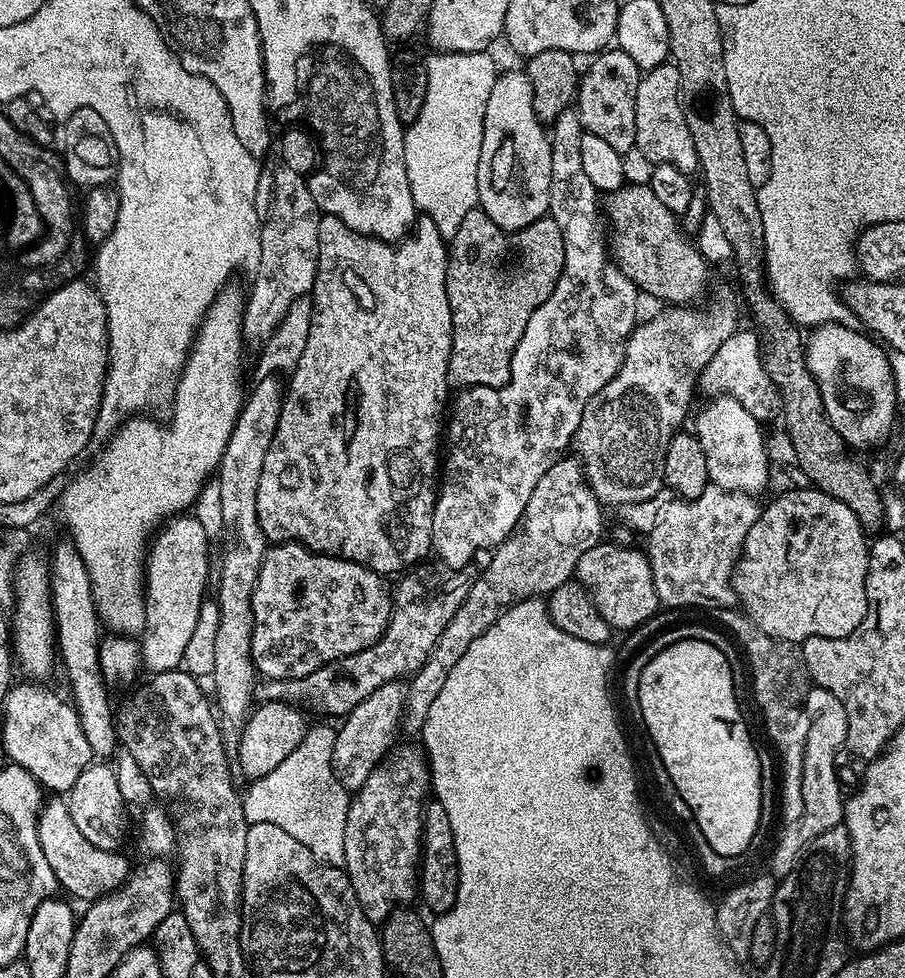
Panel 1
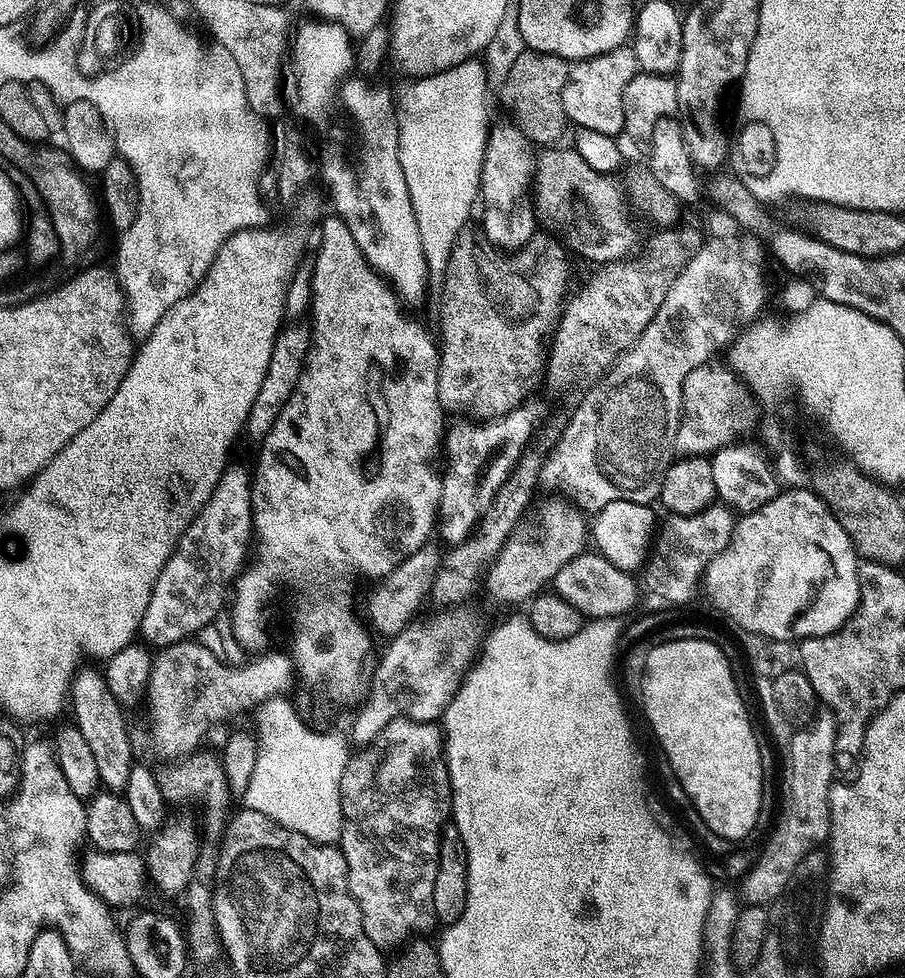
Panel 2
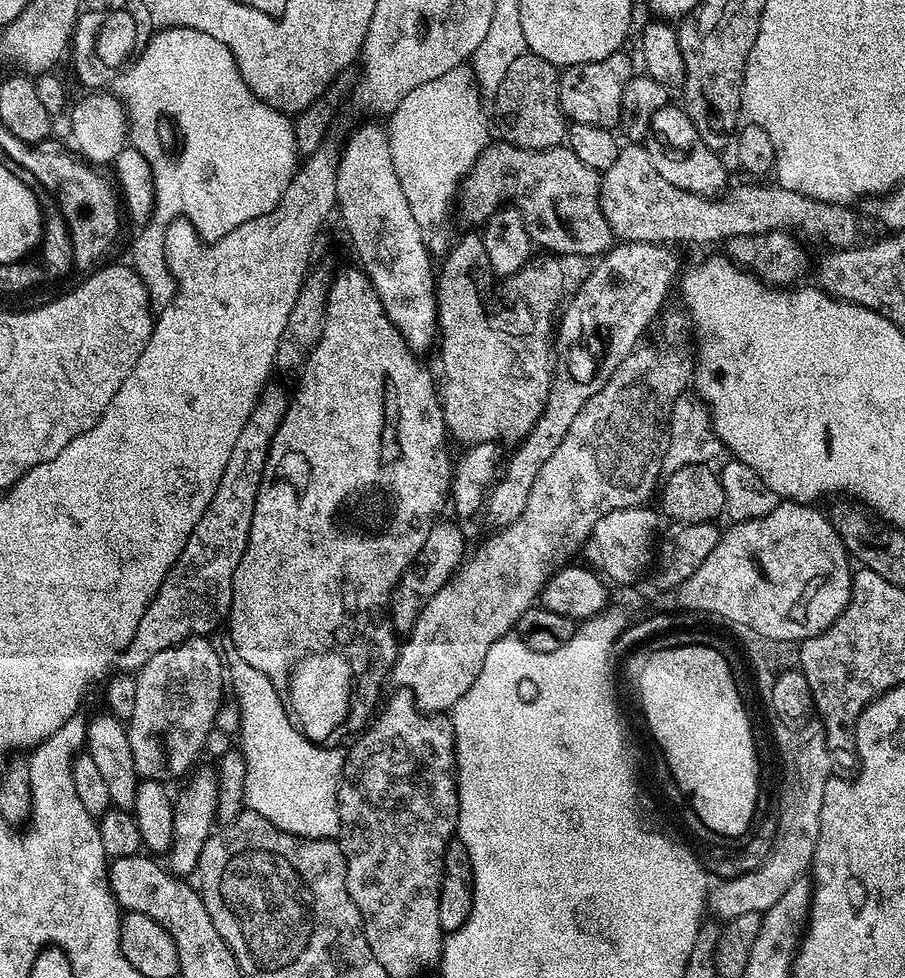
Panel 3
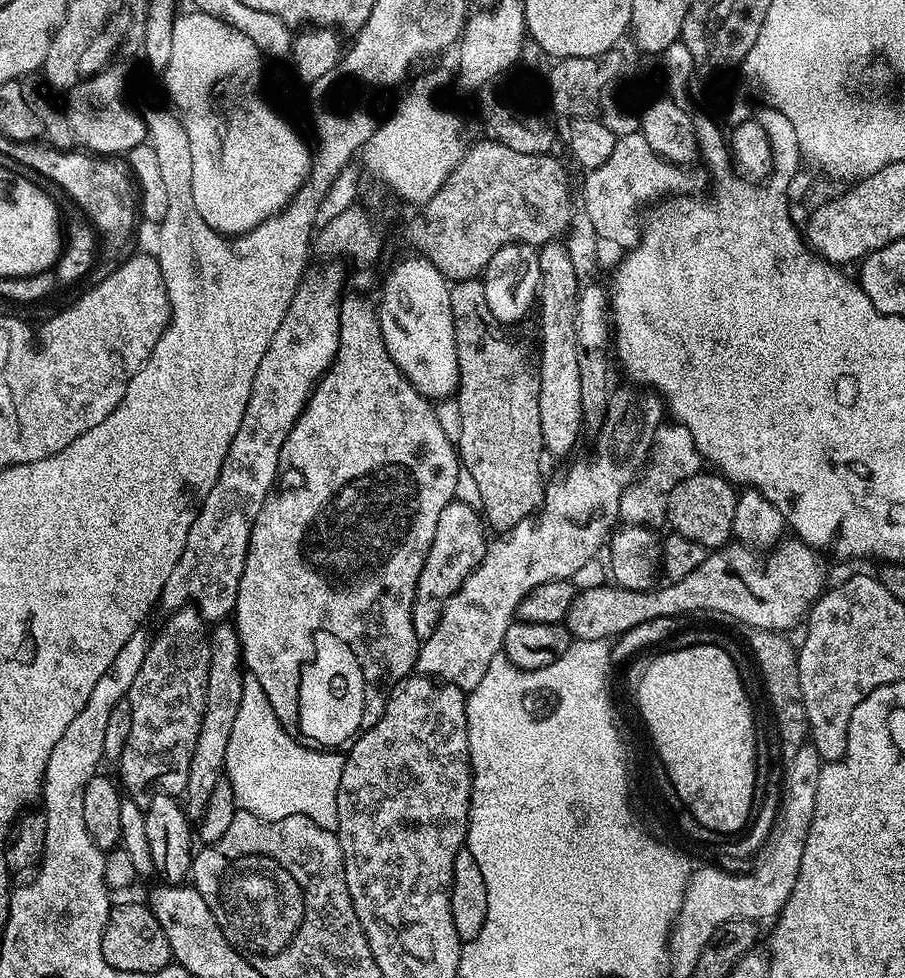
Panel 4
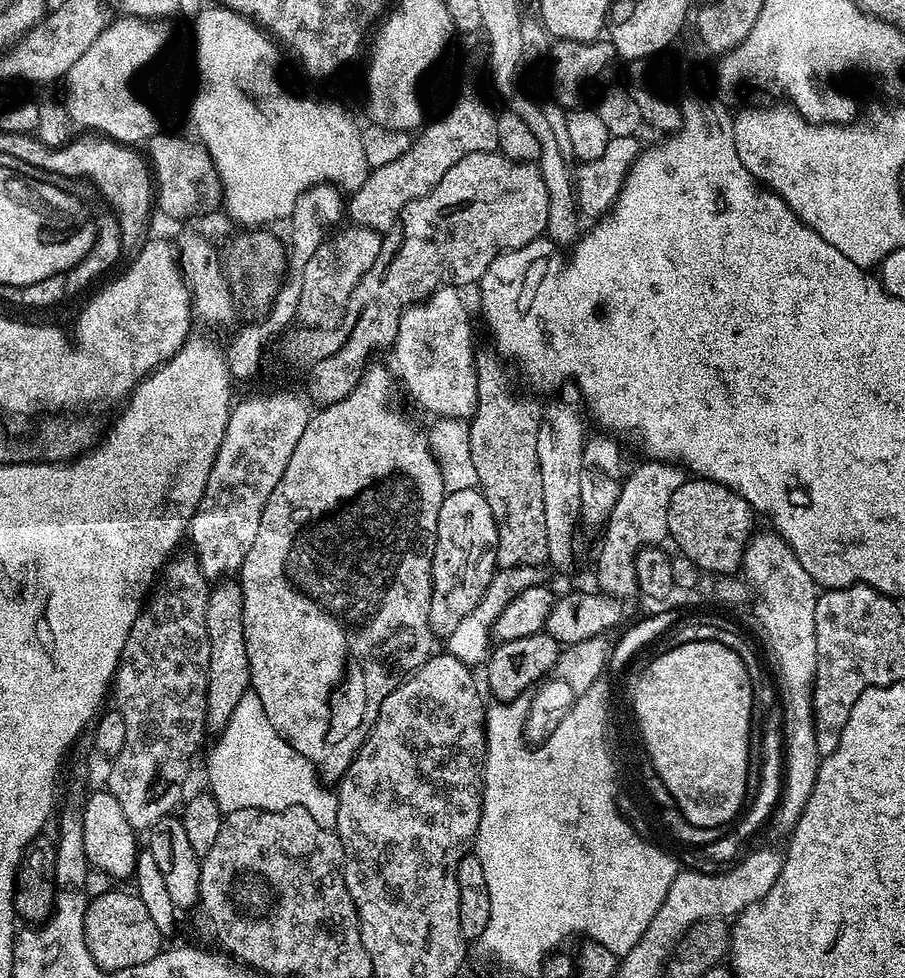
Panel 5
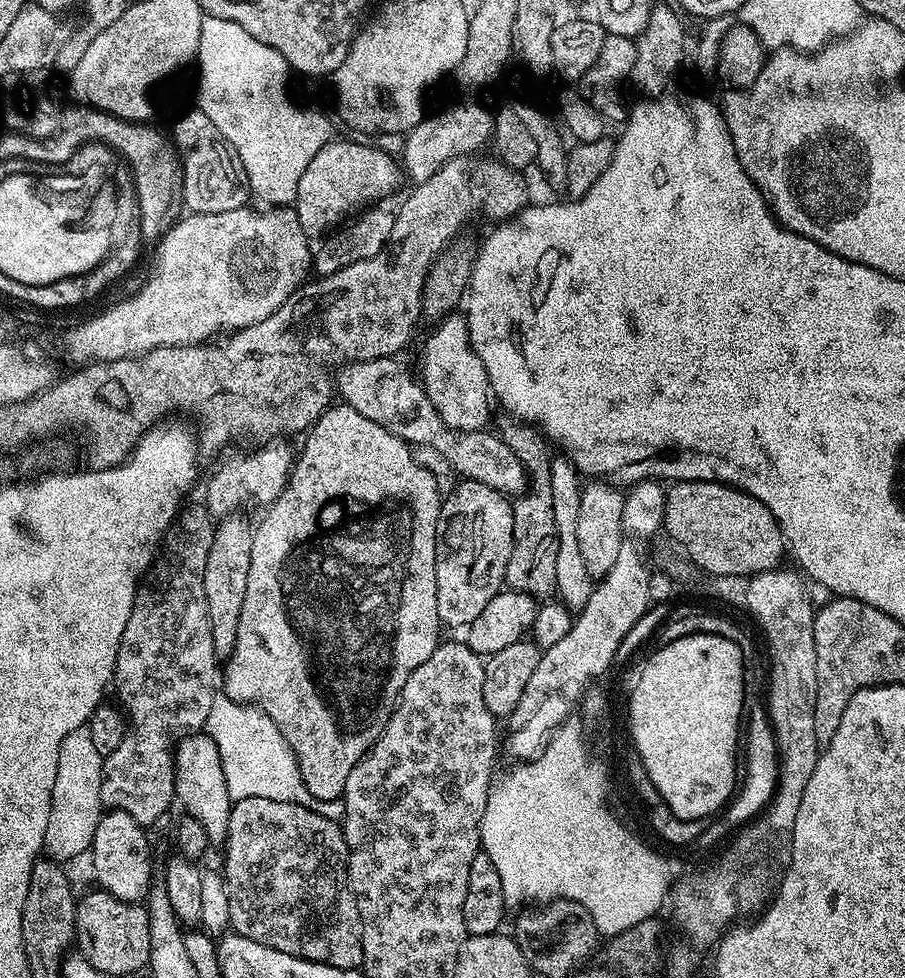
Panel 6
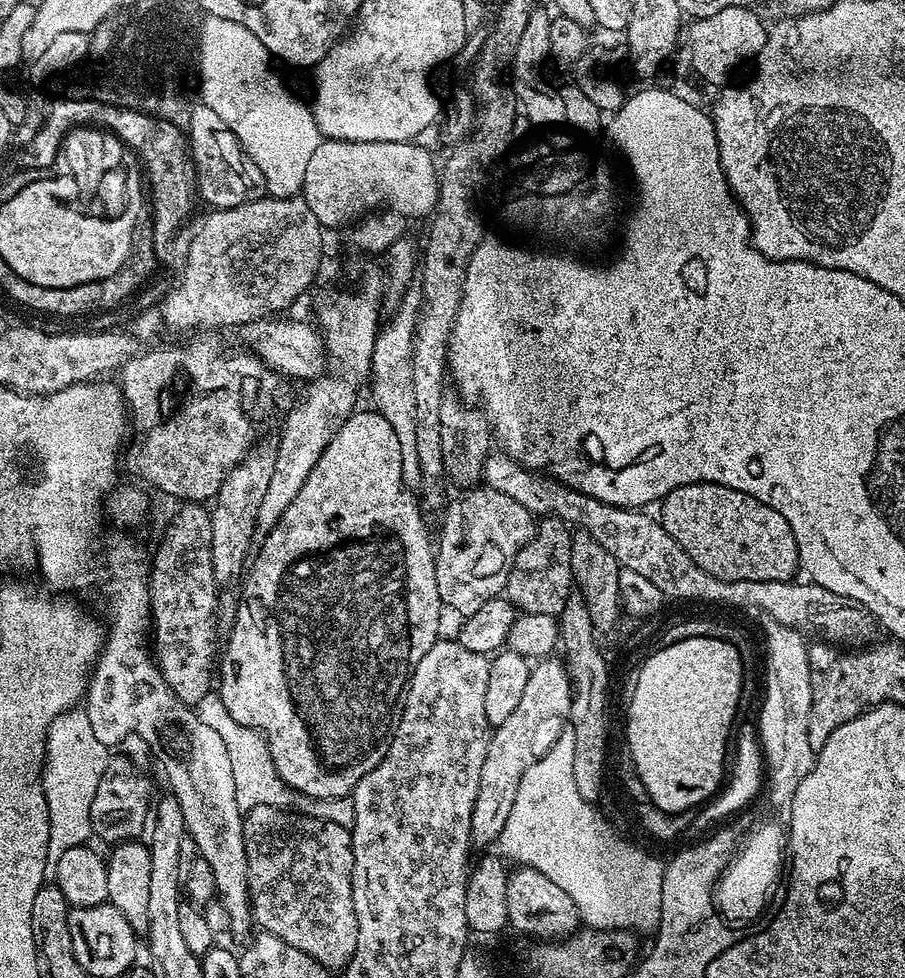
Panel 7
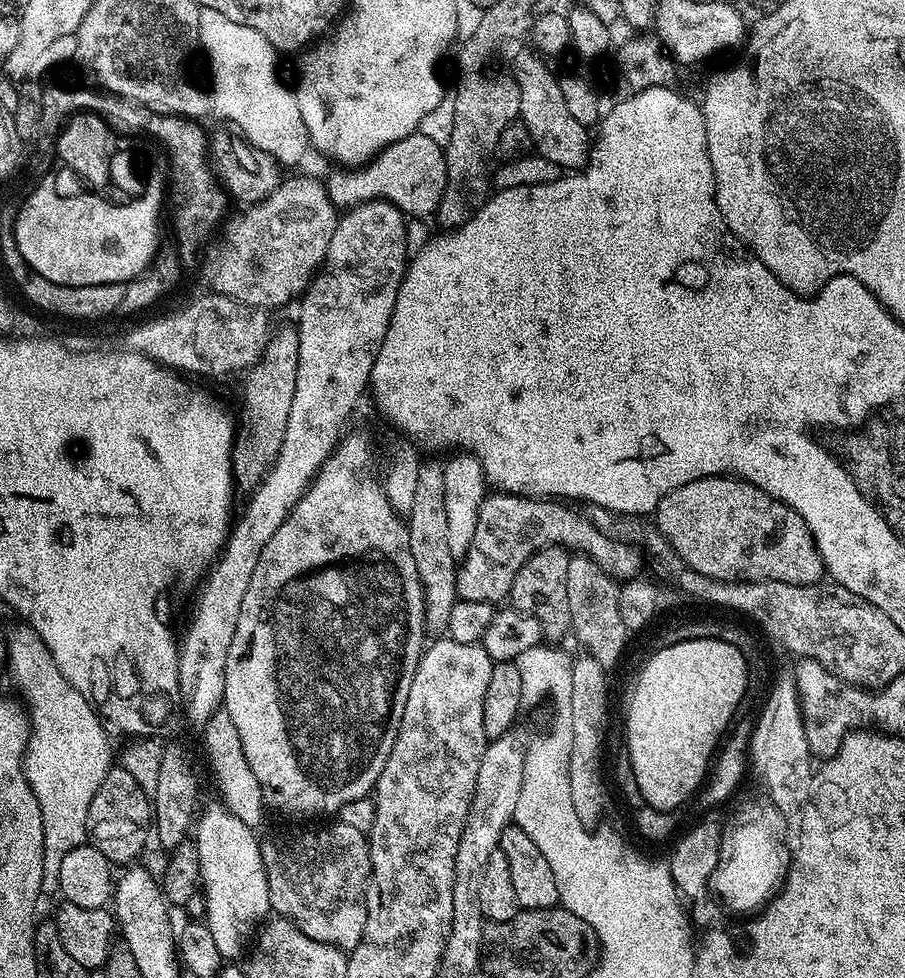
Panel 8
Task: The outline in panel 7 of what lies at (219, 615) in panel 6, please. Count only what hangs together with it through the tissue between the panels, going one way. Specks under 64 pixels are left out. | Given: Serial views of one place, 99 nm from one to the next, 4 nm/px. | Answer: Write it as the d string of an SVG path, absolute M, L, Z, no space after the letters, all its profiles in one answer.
M257 439L246 455L232 467L210 504L212 513L210 554L214 566L214 578L220 586L230 583L231 580L241 579L246 568L246 561L253 551L252 536L257 535L258 510L262 506L262 497L266 494L270 477L274 474L274 458L276 457L276 440L264 439Z

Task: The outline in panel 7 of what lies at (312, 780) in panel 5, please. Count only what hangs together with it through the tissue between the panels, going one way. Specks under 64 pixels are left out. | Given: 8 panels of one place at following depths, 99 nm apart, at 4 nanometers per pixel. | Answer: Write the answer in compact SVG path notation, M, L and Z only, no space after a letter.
M219 694L213 695L211 700L210 723L214 726L214 730L218 730L222 738L222 746L226 746L226 754L230 757L230 767L234 774L234 794L238 798L241 813L249 812L254 806L274 806L285 810L293 808L301 816L313 816L322 818L326 822L338 822L338 826L352 829L354 802L351 796L339 796L337 800L315 800L292 791L286 786L286 782L282 782L274 766L274 758L270 758L270 750L264 736L250 726L242 726L242 722L234 722L234 718L230 718L230 710L226 710Z

